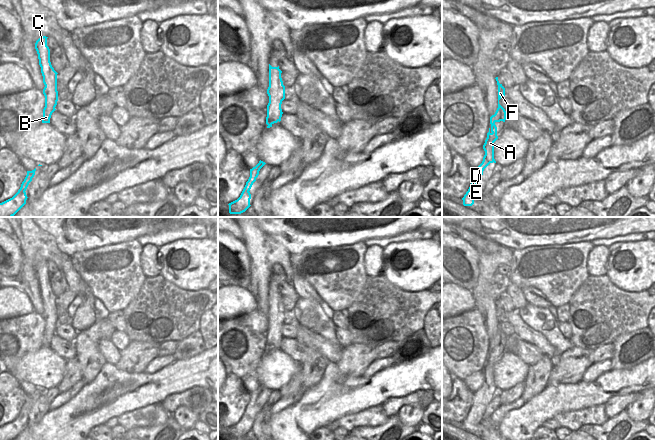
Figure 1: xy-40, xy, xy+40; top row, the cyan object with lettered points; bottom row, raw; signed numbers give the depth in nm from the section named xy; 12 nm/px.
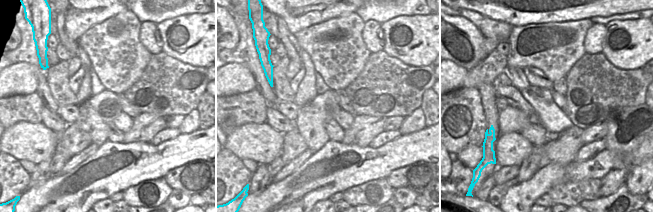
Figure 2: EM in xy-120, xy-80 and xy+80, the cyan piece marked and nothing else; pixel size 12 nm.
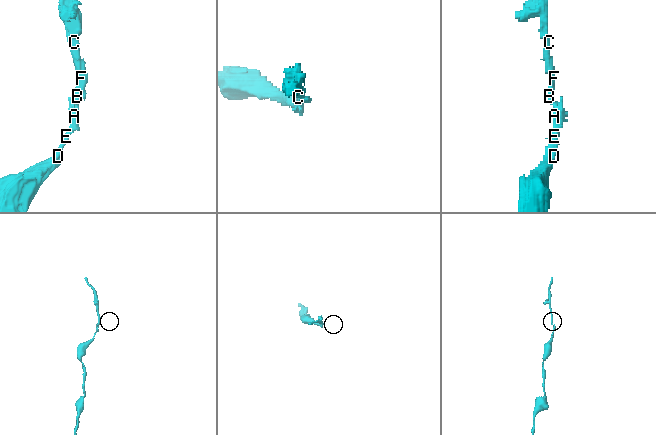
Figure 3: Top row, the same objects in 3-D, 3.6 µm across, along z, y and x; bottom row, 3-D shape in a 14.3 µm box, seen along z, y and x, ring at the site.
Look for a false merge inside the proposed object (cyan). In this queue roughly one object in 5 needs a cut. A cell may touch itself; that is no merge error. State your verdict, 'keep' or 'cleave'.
keep

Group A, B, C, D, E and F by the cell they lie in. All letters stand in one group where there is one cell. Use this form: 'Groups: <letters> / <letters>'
Groups: A B C D E F.

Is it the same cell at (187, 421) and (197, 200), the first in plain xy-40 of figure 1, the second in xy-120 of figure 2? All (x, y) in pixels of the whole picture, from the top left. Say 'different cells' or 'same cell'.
different cells

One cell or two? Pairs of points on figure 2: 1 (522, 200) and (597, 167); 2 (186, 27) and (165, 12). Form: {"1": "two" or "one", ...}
{"1": "one", "2": "two"}

